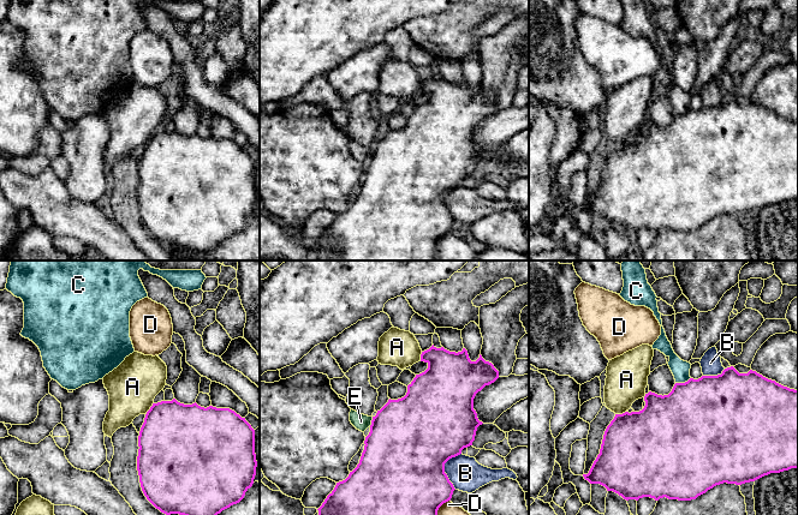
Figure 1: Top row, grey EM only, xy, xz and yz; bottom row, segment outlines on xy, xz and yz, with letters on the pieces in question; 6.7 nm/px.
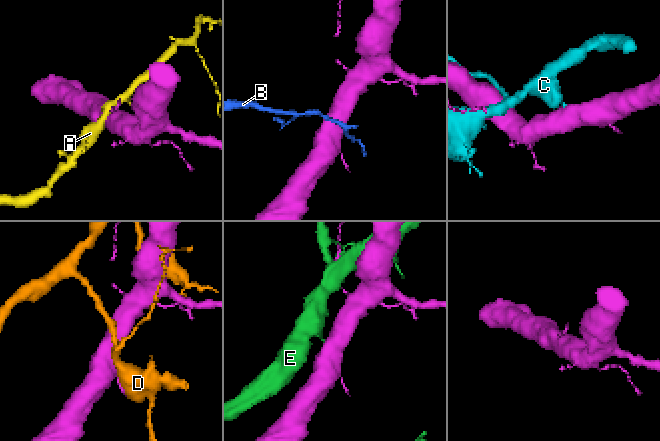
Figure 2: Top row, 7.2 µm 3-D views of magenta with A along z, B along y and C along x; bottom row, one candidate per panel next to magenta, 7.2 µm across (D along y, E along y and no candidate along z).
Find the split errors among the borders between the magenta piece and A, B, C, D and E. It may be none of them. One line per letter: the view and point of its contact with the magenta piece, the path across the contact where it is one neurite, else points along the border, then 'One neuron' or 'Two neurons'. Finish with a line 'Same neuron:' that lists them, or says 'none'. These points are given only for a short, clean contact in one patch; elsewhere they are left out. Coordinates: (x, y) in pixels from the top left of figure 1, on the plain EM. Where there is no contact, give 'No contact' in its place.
A: Touches magenta at xy (150, 139). Boundary: xy (153, 133), (146, 145). Two neurons
B: Touches magenta at xz (444, 199). Two neurons
C: Touches magenta at yz (683, 114). Two neurons
D: Touches magenta at xz (436, 244). Two neurons
E: Touches magenta at xz (371, 153). Two neurons
Same neuron: none

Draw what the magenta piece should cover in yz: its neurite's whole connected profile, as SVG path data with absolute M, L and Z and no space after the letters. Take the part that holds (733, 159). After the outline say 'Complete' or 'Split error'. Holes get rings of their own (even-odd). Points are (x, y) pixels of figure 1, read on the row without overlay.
M733 97L717 107L675 114L668 126L649 122L639 143L615 145L607 157L600 185L584 210L600 215L624 230L650 228L691 232L716 216L742 216L770 204L798 199L798 121L784 118L756 102L739 104Z. Complete

